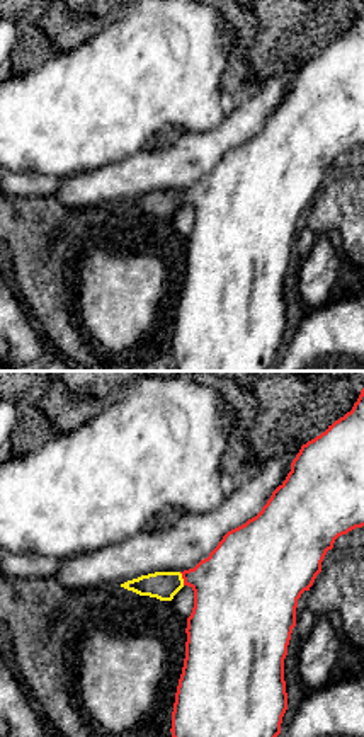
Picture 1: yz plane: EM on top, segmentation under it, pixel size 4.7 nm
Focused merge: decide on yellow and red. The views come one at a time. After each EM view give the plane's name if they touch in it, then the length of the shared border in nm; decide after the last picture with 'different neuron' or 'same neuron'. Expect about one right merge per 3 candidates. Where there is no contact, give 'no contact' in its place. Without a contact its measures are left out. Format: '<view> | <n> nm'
yz | 70 nm

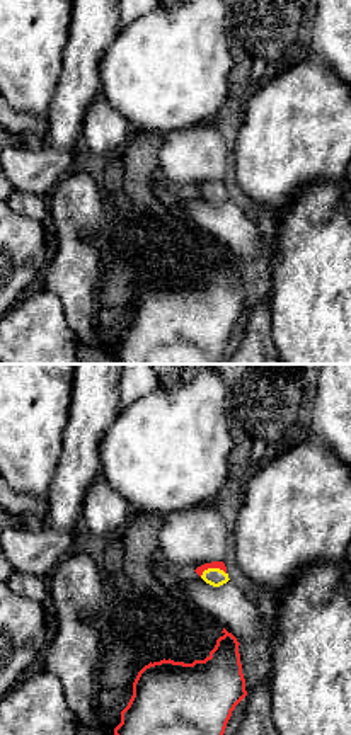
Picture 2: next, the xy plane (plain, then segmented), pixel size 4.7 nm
xy | 130 nm

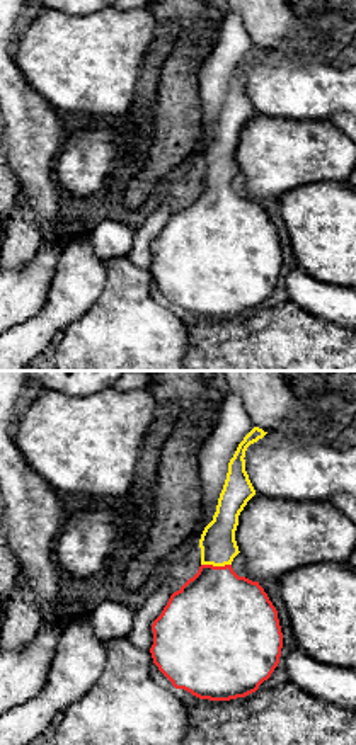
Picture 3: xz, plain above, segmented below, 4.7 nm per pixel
xz | 140 nm

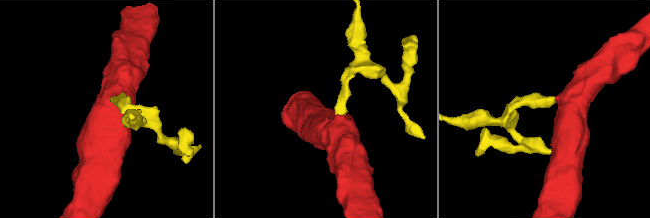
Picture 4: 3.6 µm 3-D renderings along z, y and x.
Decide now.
same neuron

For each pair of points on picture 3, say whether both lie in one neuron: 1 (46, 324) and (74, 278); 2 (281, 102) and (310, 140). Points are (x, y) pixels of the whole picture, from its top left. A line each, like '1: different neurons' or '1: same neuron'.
1: same neuron
2: different neurons

